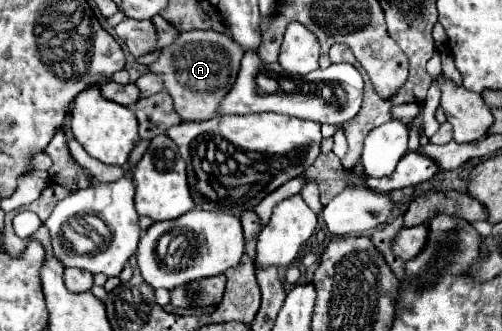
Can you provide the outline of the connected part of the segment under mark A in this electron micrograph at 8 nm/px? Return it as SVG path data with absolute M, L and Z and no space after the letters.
M197 30L183 32L175 44L165 46L159 60L149 64L149 68L163 74L165 90L171 94L175 110L183 120L211 120L213 116L219 116L217 106L237 80L241 58L243 50L231 36L215 30Z

